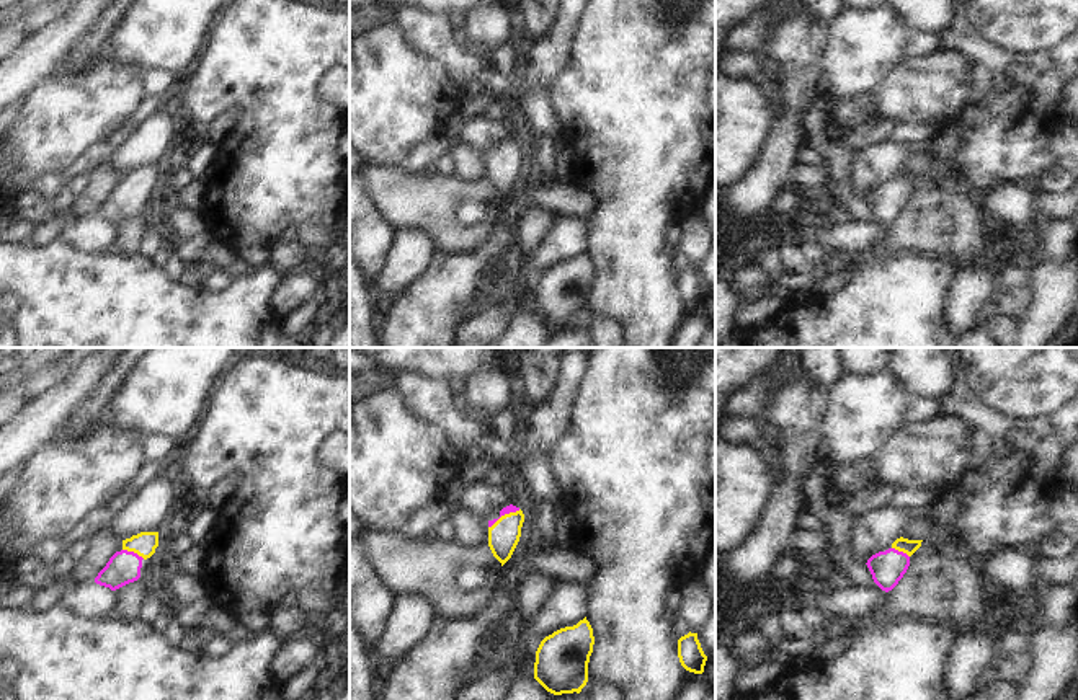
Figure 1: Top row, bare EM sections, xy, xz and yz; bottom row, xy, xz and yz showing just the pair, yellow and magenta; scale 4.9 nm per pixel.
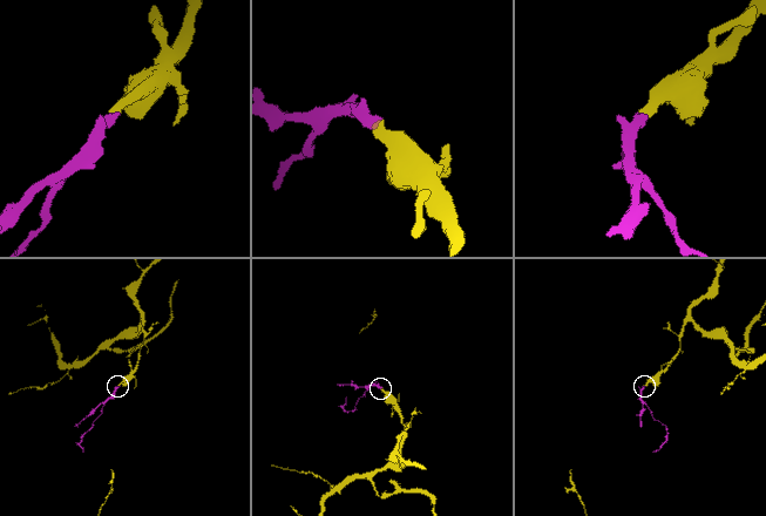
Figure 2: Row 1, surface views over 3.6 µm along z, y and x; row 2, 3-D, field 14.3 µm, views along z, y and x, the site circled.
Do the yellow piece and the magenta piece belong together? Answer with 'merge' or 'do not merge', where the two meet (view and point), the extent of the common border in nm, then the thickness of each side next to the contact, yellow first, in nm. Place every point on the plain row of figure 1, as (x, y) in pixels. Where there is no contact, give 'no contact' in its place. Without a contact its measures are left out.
merge; meets yellow in xz at (505, 149); contact 180 nm long; 160 nm thick on the yellow side, 40 nm on the other

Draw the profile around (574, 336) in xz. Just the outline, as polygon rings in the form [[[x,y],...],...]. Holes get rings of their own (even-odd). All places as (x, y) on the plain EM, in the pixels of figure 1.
[[[573,326],[555,330],[544,348],[593,348],[593,341],[585,330]]]

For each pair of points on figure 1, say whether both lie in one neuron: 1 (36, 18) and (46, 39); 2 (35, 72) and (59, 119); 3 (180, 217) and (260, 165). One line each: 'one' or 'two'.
1: two
2: two
3: two

